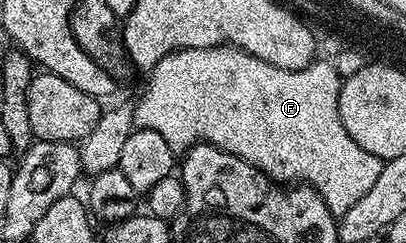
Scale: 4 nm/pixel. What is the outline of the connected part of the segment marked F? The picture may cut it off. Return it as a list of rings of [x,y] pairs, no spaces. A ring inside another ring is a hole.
[[[228,45],[223,47],[186,47],[184,51],[172,51],[170,55],[159,60],[153,66],[152,71],[148,72],[147,79],[149,79],[149,84],[146,85],[141,100],[133,107],[134,124],[143,129],[155,129],[155,133],[162,135],[163,141],[167,141],[167,145],[171,145],[174,152],[184,153],[190,147],[194,147],[196,143],[210,143],[243,161],[247,161],[253,167],[258,167],[264,175],[269,175],[282,185],[314,187],[319,193],[319,197],[323,197],[327,209],[331,209],[331,213],[338,217],[347,213],[347,209],[351,209],[351,205],[355,205],[355,201],[359,201],[367,193],[367,189],[371,189],[371,185],[375,185],[375,181],[379,181],[383,160],[375,157],[375,153],[367,153],[367,149],[355,145],[355,141],[351,139],[351,133],[347,133],[347,129],[343,127],[343,121],[339,117],[339,93],[343,78],[336,71],[332,62],[314,61],[303,69],[292,71],[291,69],[279,69],[251,53],[242,51],[240,47]]]

